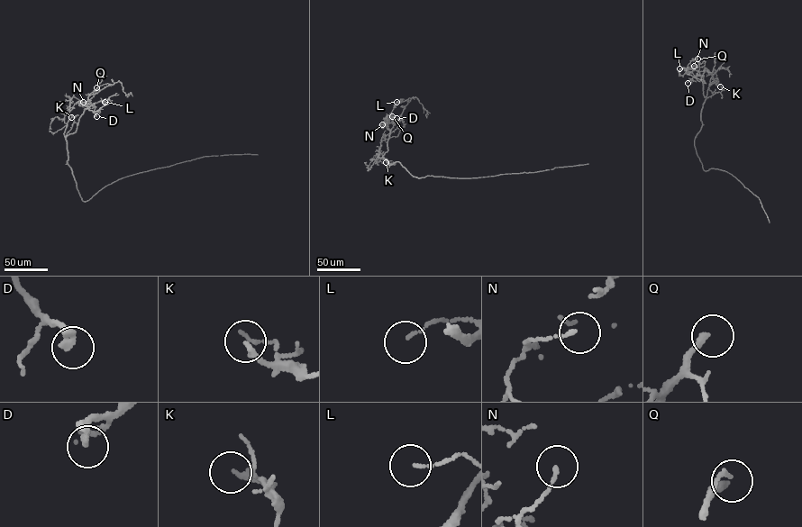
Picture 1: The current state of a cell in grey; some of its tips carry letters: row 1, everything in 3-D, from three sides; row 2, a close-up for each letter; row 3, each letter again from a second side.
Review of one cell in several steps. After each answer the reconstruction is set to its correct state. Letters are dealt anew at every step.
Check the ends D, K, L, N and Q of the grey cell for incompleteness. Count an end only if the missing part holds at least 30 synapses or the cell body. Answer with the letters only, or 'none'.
D, Q

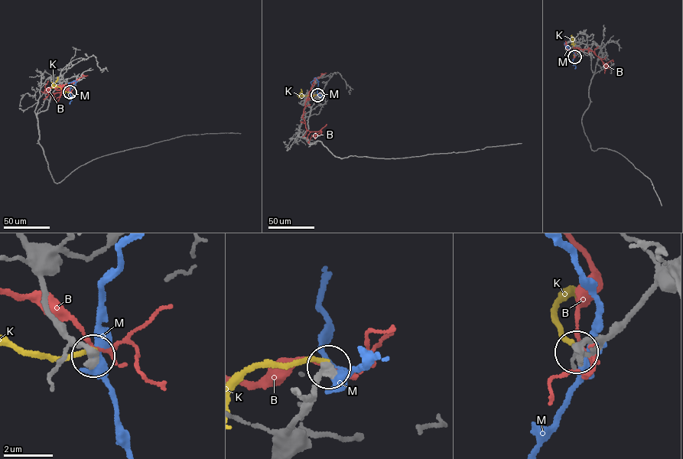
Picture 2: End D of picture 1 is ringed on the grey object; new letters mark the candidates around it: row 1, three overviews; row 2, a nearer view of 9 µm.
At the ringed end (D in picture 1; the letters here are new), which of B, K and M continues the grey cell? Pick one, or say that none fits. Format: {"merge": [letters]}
{"merge": []}

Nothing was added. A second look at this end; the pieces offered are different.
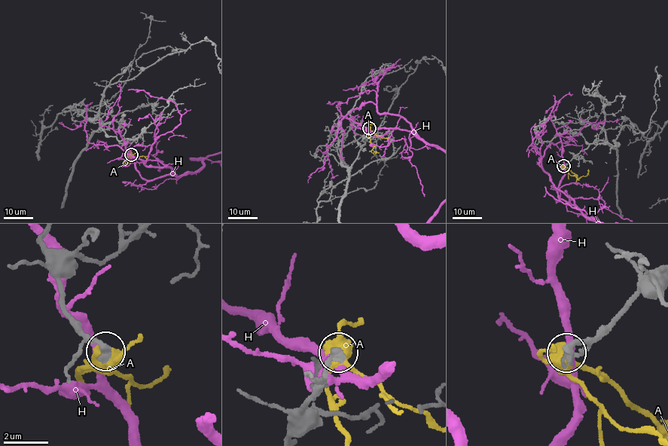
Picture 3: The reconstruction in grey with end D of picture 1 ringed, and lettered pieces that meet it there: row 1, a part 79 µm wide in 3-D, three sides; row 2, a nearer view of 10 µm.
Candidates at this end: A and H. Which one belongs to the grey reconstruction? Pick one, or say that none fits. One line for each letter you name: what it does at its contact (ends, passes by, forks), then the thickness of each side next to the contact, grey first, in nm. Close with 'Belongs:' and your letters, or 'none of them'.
A: It forks there. Thickness 300 nm (grey) against 500 nm
Belongs: A

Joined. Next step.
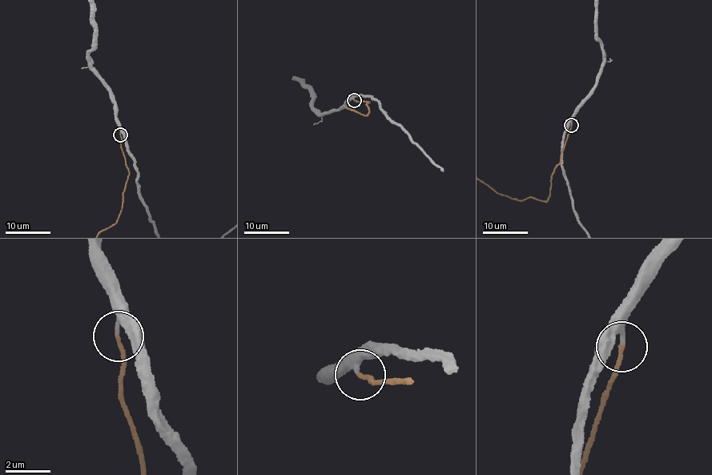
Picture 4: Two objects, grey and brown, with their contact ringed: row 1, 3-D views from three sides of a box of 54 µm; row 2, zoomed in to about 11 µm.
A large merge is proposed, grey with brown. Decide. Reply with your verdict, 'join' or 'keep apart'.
join

